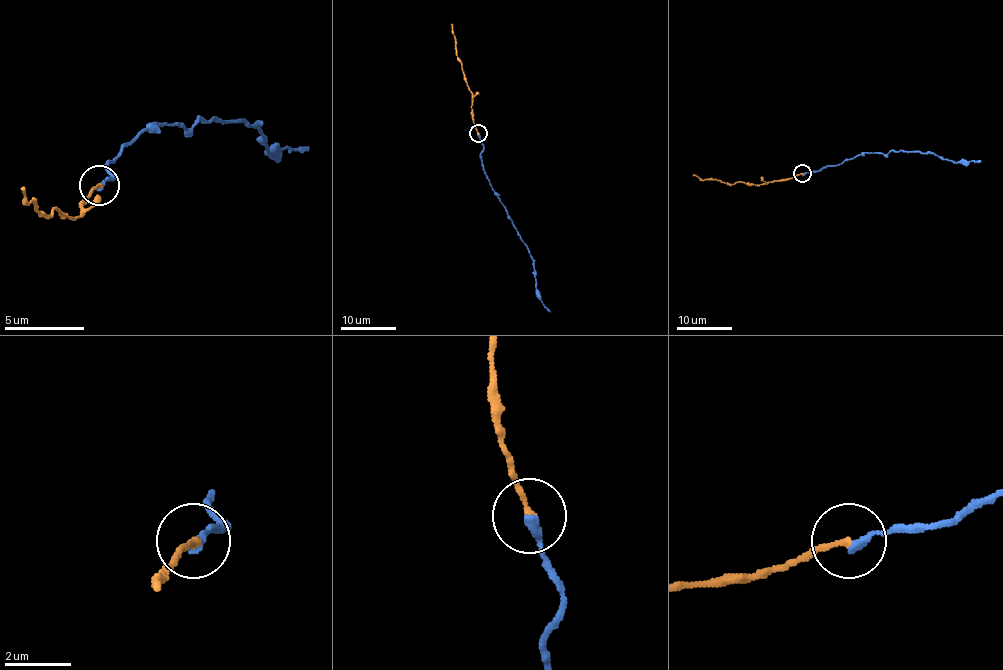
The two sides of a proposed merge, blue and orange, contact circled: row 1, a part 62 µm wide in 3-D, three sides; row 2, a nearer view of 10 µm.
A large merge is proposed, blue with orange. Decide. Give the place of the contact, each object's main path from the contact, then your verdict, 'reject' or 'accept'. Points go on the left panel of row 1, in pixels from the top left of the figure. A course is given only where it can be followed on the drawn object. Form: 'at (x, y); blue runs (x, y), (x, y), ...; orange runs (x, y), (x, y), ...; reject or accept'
at (99, 185); blue runs (100, 186), (116, 178), (108, 162), (156, 126), (244, 122), (260, 126), (268, 154), (308, 146); orange runs (100, 186), (84, 202), (76, 218), (60, 210), (44, 214), (28, 202), (24, 186); accept

